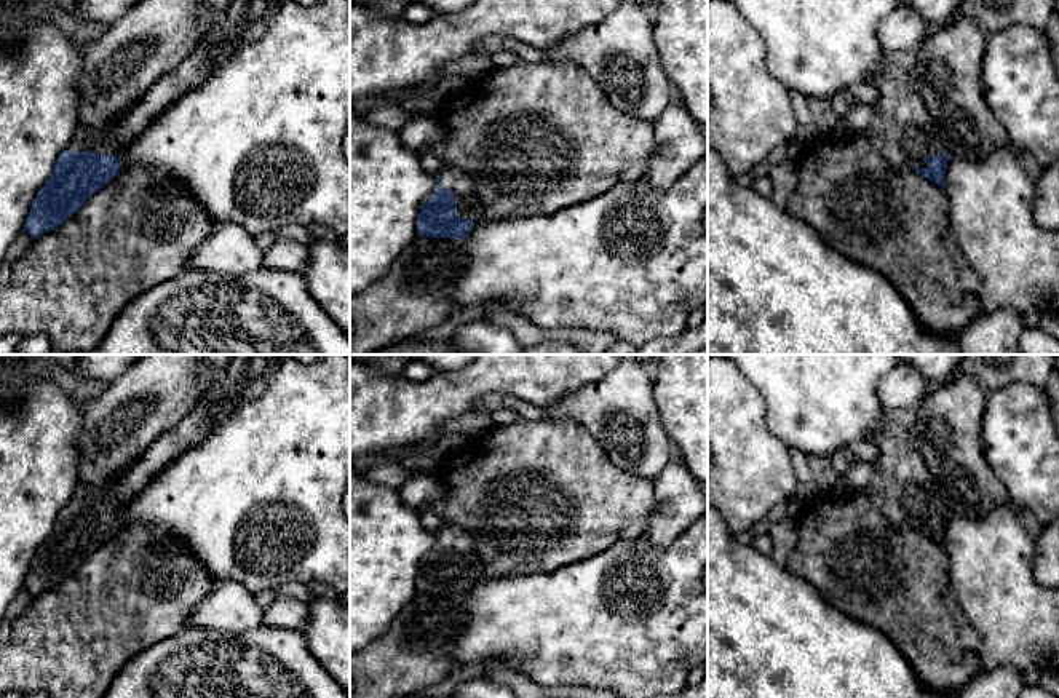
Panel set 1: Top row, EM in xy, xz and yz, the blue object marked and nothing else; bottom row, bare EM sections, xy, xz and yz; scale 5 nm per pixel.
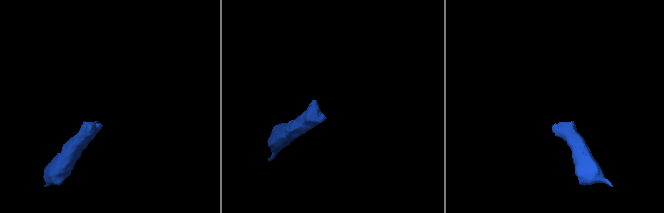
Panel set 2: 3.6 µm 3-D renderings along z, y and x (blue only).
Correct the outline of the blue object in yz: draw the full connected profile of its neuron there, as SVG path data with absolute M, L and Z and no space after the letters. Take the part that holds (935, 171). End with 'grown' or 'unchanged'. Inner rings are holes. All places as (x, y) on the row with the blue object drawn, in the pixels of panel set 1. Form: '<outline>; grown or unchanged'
M893 59L886 62L869 85L877 89L877 99L872 102L874 118L866 129L871 145L893 169L904 168L922 174L939 187L946 187L946 169L950 155L934 120L928 113L926 104L914 88L906 61Z; grown

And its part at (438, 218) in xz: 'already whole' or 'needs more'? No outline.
needs more

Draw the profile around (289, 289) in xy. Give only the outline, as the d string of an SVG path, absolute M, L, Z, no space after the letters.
M264 265L241 276L184 268L176 278L160 283L131 300L115 318L102 342L94 350L83 355L350 355L350 337L310 294L302 273L275 270Z

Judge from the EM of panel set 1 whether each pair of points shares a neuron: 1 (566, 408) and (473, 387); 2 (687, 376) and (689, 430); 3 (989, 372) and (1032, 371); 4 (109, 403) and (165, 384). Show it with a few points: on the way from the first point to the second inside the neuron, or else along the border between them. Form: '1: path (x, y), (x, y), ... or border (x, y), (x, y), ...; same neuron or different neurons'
1: border (587, 384), (545, 409); different neurons
2: path (689, 388), (689, 417); same neuron
3: path (1000, 371), (1021, 371); same neuron
4: path (123, 400), (150, 392); same neuron

